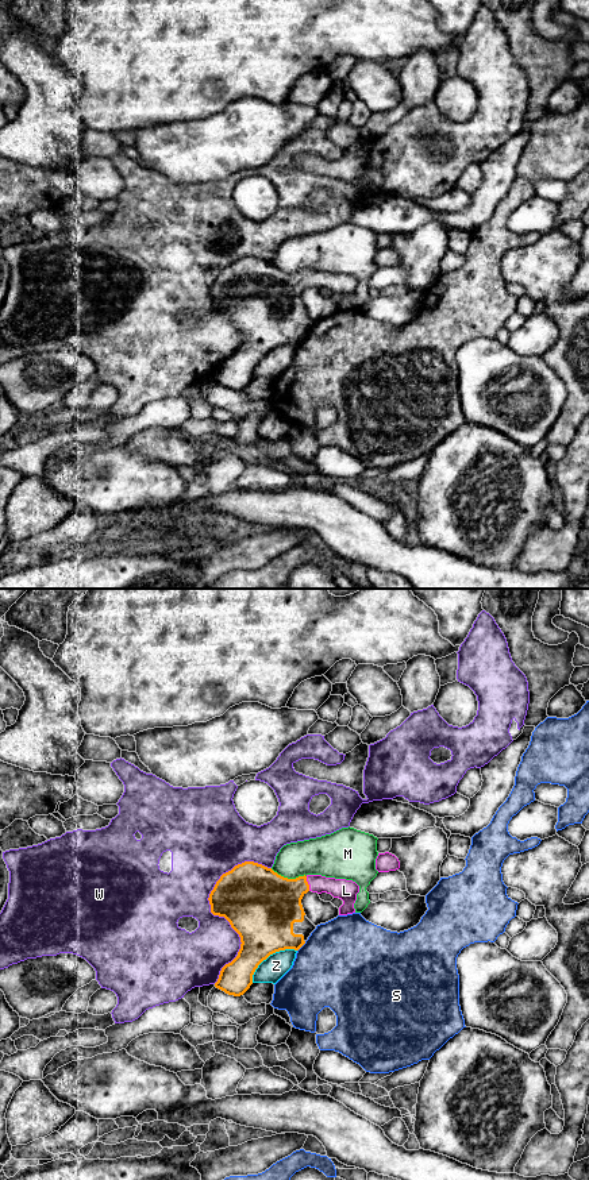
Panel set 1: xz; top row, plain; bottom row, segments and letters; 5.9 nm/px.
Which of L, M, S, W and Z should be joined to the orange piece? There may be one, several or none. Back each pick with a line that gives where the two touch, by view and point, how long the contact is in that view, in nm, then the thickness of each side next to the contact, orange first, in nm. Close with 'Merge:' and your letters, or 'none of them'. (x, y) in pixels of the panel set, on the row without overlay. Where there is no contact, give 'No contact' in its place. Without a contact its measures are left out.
L: Touches orange at xz (307, 278). Shared border 90 nm. Thickness 360 nm (orange) against 130 nm
Merge: L

